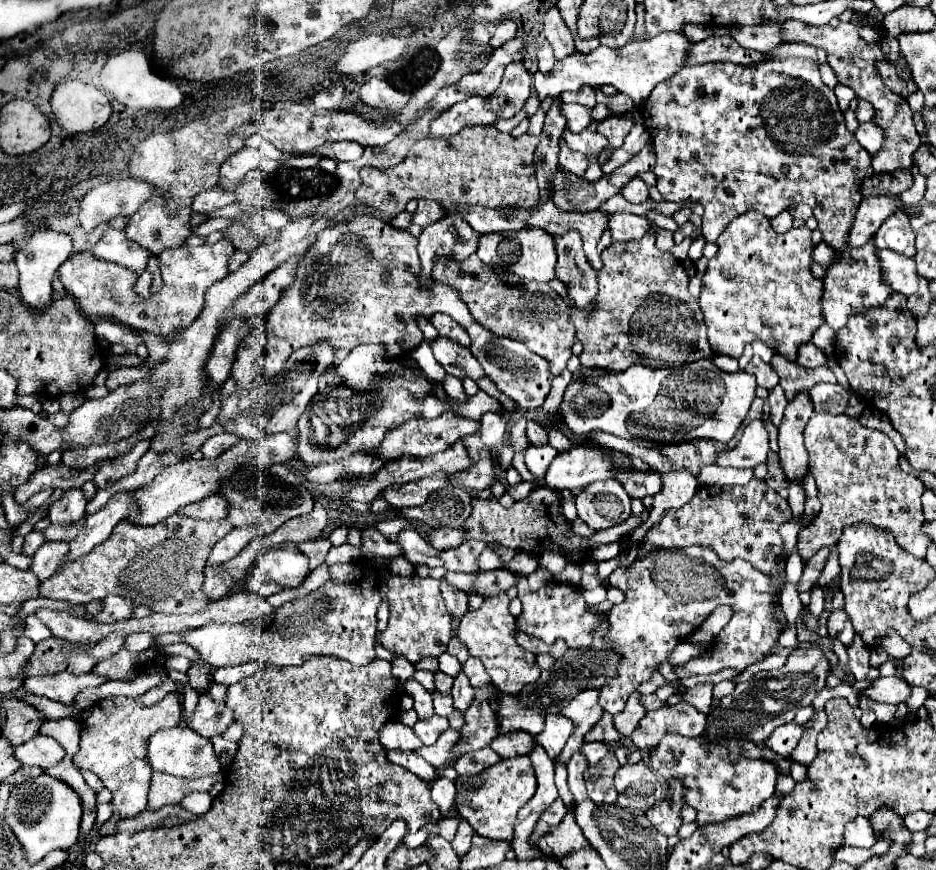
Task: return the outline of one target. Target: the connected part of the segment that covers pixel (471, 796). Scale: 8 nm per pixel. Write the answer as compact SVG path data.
M517 756L509 760L499 760L497 764L487 768L485 774L481 774L471 788L463 784L455 784L455 786L457 786L457 798L455 798L457 810L471 824L471 828L485 838L511 842L517 810L531 800L537 782L527 756Z

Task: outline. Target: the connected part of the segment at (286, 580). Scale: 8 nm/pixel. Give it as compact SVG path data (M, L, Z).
M297 548L267 550L257 556L257 566L261 566L283 588L299 586L311 572L307 556Z

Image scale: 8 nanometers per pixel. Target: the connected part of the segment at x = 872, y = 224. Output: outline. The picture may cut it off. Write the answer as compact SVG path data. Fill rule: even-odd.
M871 196L869 200L861 200L855 222L849 230L847 246L849 248L865 246L873 232L877 232L877 228L883 224L885 216L891 216L895 210L899 210L899 200L891 196Z

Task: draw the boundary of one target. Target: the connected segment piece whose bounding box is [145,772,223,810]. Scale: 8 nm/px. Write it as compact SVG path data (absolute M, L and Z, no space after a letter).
M153 772L149 788L149 804L145 810L159 810L167 804L179 804L191 792L209 792L215 782L223 780L223 772L201 780L185 780L163 772Z

